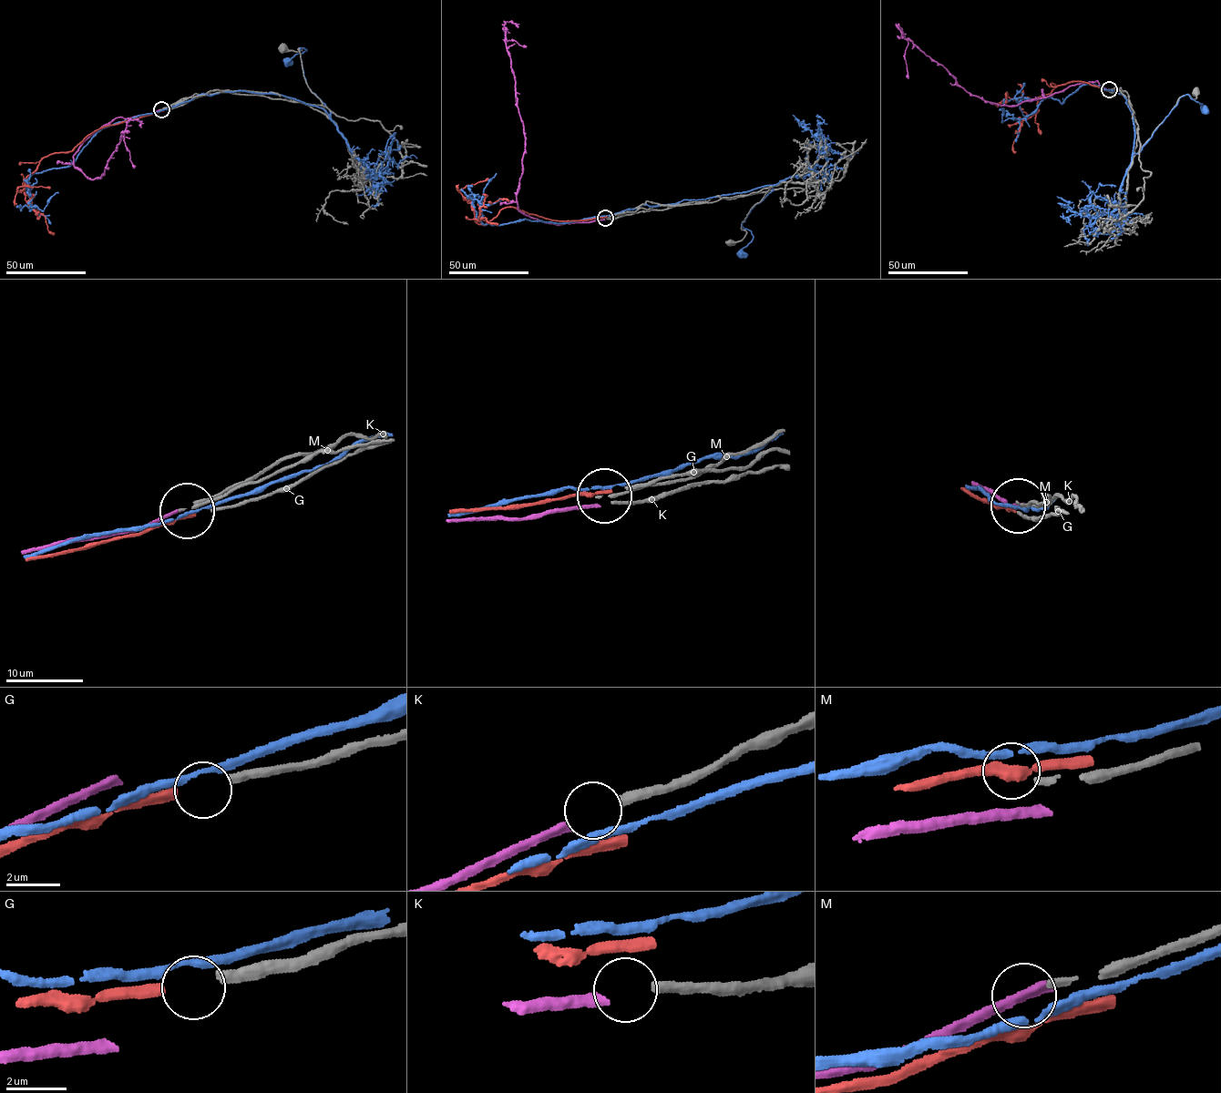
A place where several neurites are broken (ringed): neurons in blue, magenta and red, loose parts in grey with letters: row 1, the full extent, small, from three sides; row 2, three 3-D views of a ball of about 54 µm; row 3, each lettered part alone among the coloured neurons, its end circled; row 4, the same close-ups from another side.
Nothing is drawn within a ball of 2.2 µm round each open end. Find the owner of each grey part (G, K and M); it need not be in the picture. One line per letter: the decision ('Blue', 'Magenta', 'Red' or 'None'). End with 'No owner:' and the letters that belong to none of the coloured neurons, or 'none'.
G: Red
K: Magenta
M: None
No owner: M

